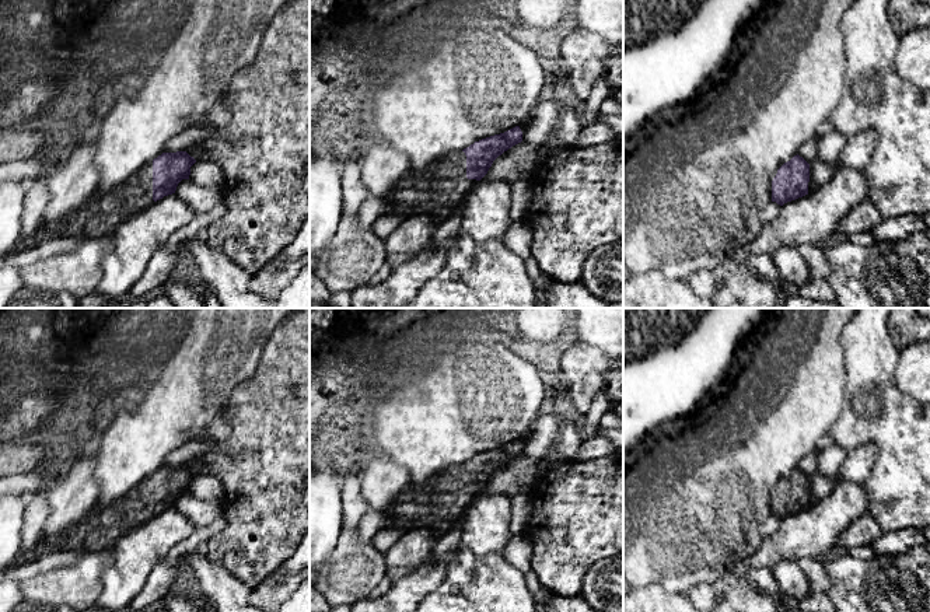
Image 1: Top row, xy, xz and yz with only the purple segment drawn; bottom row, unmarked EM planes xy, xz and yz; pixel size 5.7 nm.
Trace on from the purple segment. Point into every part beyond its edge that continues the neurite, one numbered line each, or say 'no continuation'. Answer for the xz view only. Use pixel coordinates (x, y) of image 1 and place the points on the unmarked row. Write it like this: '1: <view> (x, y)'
1: xz (439, 504)

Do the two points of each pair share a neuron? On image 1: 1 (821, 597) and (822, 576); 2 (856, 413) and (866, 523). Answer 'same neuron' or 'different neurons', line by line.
1: same neuron
2: different neurons

